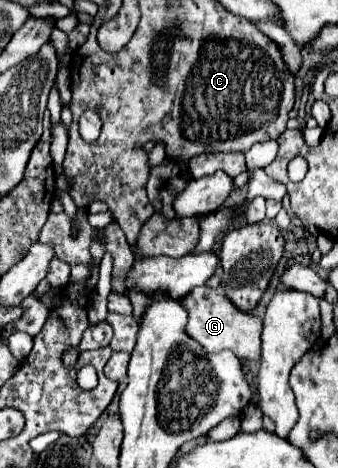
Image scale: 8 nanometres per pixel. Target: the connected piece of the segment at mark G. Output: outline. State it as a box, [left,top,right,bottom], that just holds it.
[179,286,263,362]

